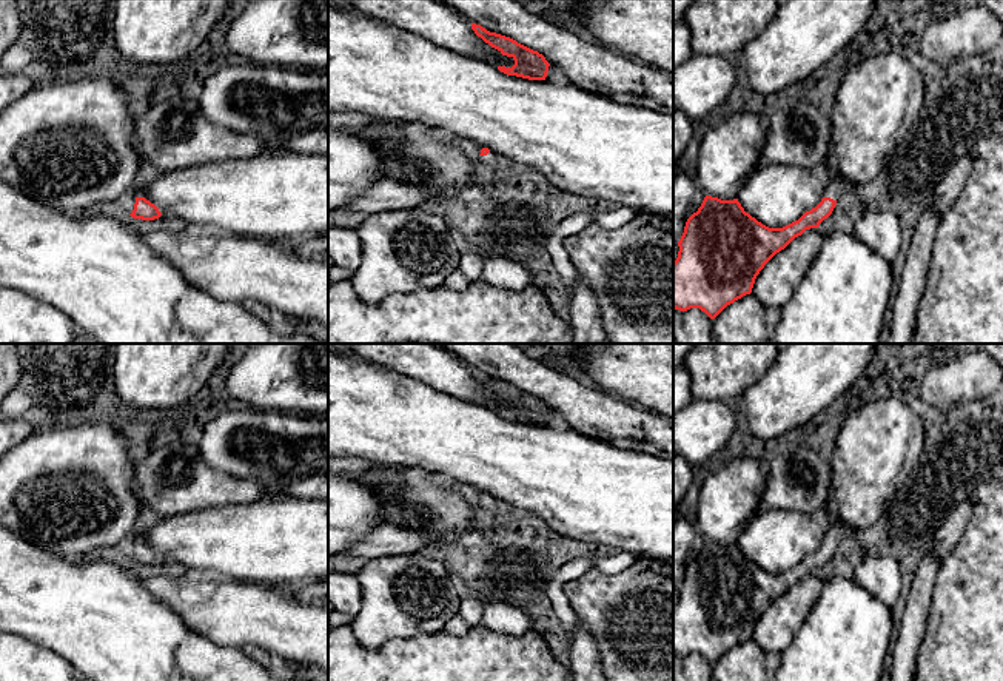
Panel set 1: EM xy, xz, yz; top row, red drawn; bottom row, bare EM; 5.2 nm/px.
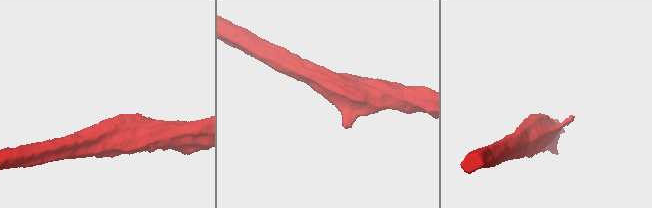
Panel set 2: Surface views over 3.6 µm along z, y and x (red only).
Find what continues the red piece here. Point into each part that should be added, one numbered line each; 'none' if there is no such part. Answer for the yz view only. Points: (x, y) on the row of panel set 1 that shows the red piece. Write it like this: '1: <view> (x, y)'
1: yz (835, 185)

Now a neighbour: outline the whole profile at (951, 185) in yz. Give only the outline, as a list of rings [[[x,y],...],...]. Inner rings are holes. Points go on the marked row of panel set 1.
[[[966,154],[954,163],[938,182],[931,208],[935,210],[941,219],[960,197],[971,171],[972,159],[971,154]]]

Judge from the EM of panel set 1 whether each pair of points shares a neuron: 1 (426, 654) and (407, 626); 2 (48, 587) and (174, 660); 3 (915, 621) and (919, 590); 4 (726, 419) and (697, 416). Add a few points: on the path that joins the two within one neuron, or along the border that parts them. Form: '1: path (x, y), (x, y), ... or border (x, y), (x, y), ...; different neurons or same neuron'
1: border (442, 629), (409, 638), (392, 638), (379, 644); different neurons
2: path (79, 612), (99, 617), (144, 657); same neuron
3: path (915, 613), (919, 598); same neuron
4: path (718, 419), (704, 419); same neuron

